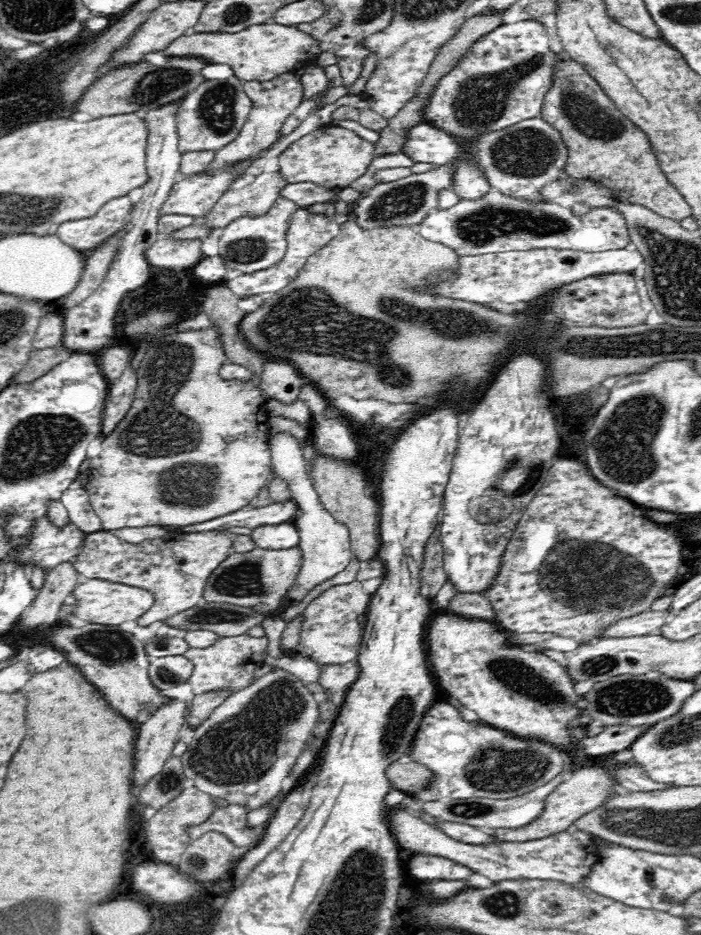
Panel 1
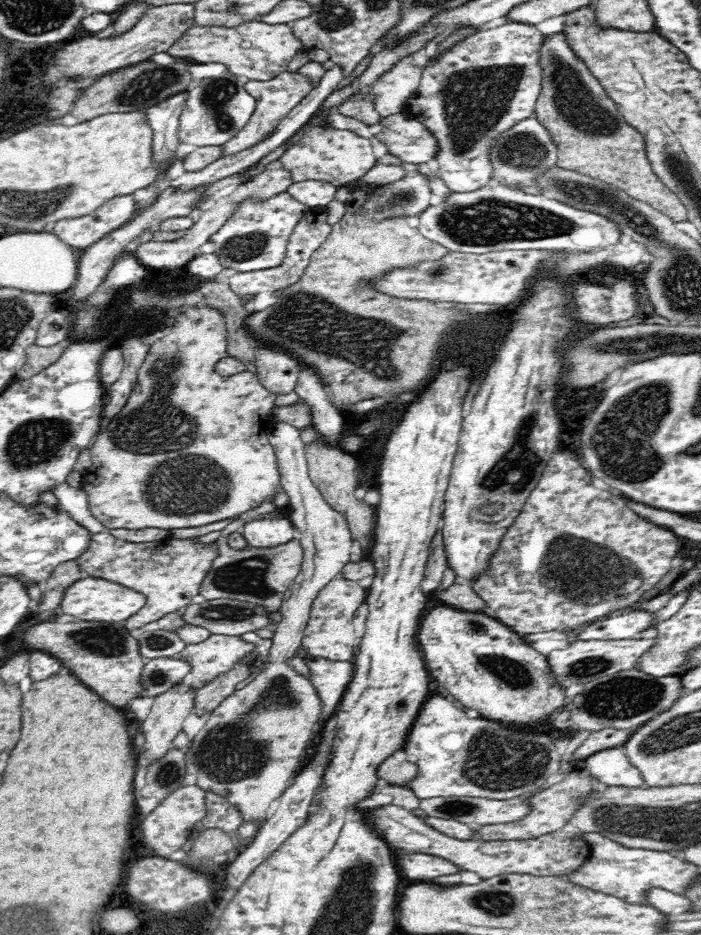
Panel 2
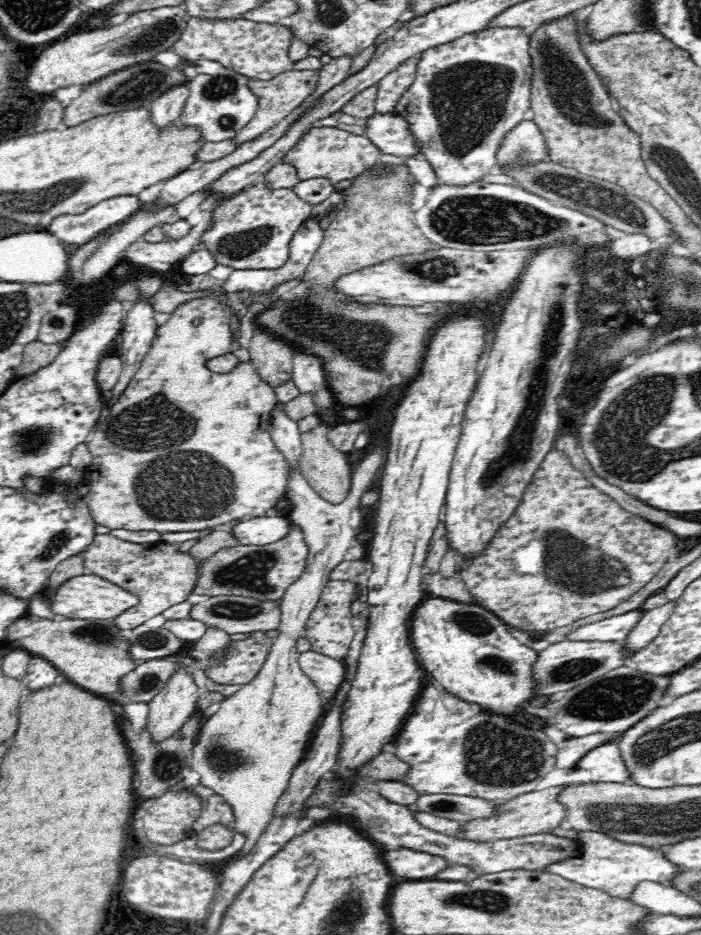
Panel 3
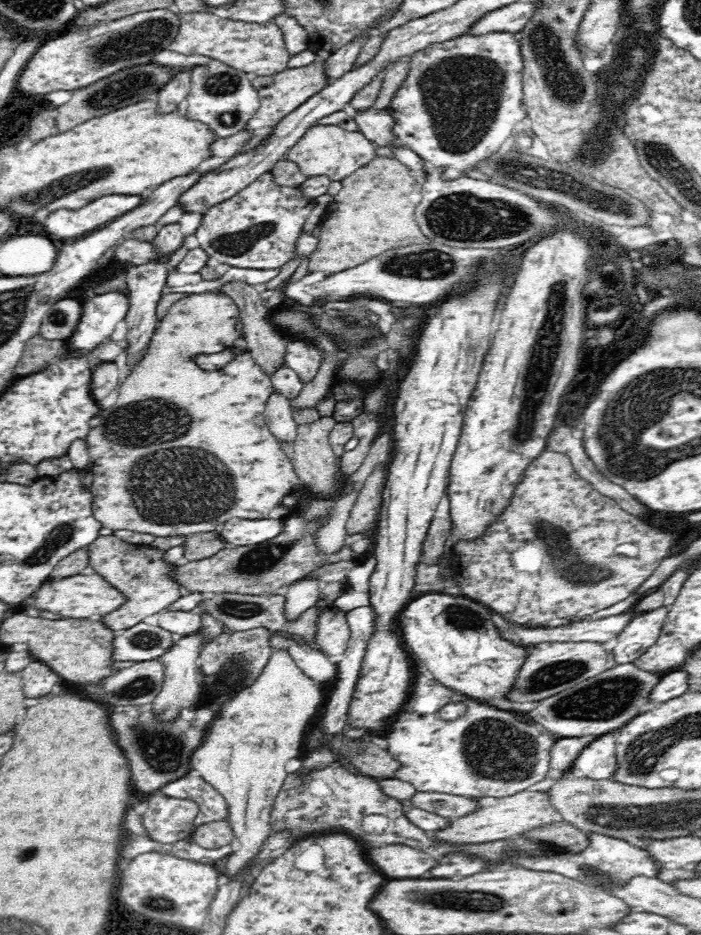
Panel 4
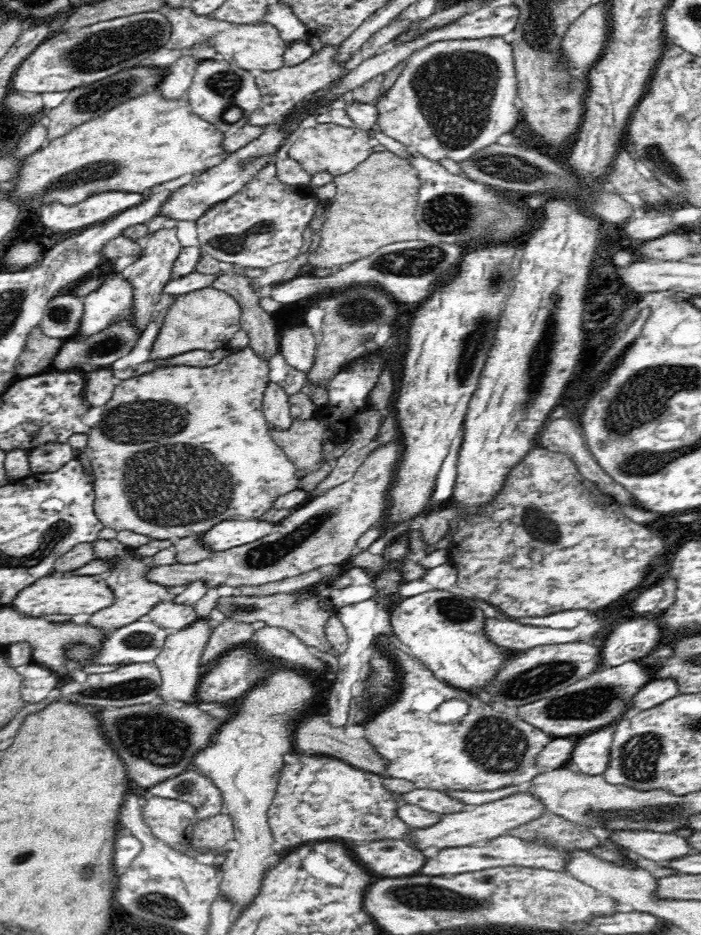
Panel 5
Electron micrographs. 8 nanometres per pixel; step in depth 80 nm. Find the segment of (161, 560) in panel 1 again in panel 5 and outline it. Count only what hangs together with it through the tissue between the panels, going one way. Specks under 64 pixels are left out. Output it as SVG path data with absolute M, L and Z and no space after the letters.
M117 538L95 540L92 547L94 547L94 559L110 563L110 570L105 576L105 581L117 598L112 606L99 610L91 616L87 623L92 627L102 629L104 632L124 628L124 626L138 621L141 616L149 614L158 603L172 600L173 595L168 592L168 586L158 584L147 576L156 567L152 562L153 556L141 556L135 551L136 548L122 544Z

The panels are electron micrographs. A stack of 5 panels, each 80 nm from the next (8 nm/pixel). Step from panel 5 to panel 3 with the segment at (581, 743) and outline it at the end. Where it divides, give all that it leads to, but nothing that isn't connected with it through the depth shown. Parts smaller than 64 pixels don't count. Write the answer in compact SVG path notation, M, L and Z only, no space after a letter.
M614 739L598 748L593 748L583 756L572 772L572 782L613 782L633 785L631 777L619 747L619 741Z

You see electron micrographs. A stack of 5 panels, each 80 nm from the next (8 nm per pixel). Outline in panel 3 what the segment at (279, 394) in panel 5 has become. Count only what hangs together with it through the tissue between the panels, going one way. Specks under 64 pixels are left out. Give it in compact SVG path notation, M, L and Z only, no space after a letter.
M282 403L276 404L272 409L270 417L270 437L276 448L282 453L288 463L288 482L286 482L285 497L292 503L292 511L288 519L294 526L303 532L304 542L308 547L306 556L306 568L300 578L285 589L284 596L280 600L280 622L278 624L278 636L271 640L271 648L267 660L264 662L258 674L241 686L232 696L225 698L220 703L220 708L210 717L203 720L194 736L188 755L188 768L200 774L200 785L212 789L216 794L222 795L225 801L232 807L235 816L234 832L246 834L246 842L241 851L235 857L244 856L252 850L252 846L262 836L264 828L268 826L274 812L275 804L288 788L289 778L292 771L304 760L306 744L312 740L312 730L324 715L324 698L319 688L305 675L298 663L297 642L304 636L305 627L311 612L316 608L322 589L331 579L331 570L345 559L348 559L348 549L355 543L358 534L356 528L350 526L350 514L354 508L360 508L360 497L368 492L376 482L386 460L388 445L378 447L366 458L359 461L353 467L352 484L348 496L339 504L333 505L324 500L310 485L303 472L301 472L301 433L297 422L290 420L290 417L280 411Z

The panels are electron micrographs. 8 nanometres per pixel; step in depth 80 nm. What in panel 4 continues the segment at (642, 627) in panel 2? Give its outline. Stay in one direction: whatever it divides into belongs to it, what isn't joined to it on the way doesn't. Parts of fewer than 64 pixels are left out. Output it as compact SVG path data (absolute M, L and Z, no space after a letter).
M633 612L608 616L594 621L576 620L567 624L558 623L554 628L526 628L512 625L512 628L501 630L506 640L518 642L520 645L540 645L544 642L596 642L605 643L616 639L628 628L628 623L635 617Z

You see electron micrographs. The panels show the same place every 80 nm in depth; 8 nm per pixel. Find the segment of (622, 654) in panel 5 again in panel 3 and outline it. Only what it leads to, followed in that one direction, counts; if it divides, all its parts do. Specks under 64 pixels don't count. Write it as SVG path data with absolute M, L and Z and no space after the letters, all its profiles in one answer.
M670 600L654 610L645 611L636 628L630 632L630 636L624 641L626 642L626 649L637 653L644 646L650 644L660 633L662 624L668 620L669 616L672 616L676 605L677 600Z

